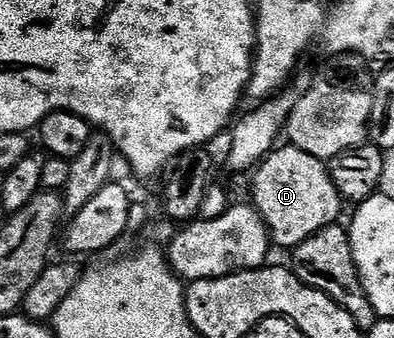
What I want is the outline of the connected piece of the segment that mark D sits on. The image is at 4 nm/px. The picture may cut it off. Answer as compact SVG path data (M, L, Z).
M285 144L256 167L253 178L252 205L261 213L270 239L286 248L299 245L323 228L334 225L341 214L343 199L335 188L329 166L322 159L303 152L298 146Z

